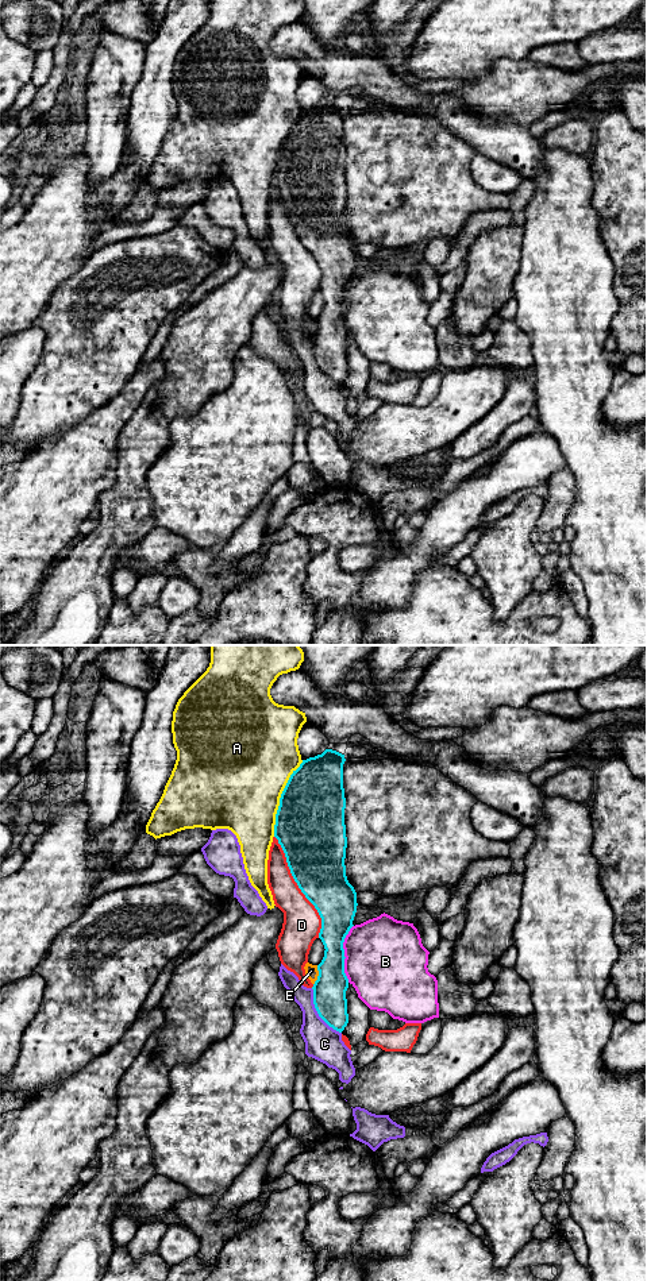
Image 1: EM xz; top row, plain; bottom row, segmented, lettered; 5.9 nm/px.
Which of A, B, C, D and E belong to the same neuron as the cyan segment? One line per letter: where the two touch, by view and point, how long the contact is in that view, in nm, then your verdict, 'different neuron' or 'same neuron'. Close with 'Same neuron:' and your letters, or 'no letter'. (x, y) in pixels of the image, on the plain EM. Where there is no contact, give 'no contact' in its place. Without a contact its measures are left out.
A: xz (280, 150) | 480 nm | different neuron
B: xz (343, 305) | 340 nm | different neuron
C: xz (318, 365) | 320 nm | different neuron
D: xz (299, 239) | 650 nm | different neuron
E: xz (319, 327) | 120 nm | different neuron
Same neuron: no letter

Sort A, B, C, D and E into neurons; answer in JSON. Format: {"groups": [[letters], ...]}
{"groups": [["A", "E"], ["B"], ["C"], ["D"]]}

